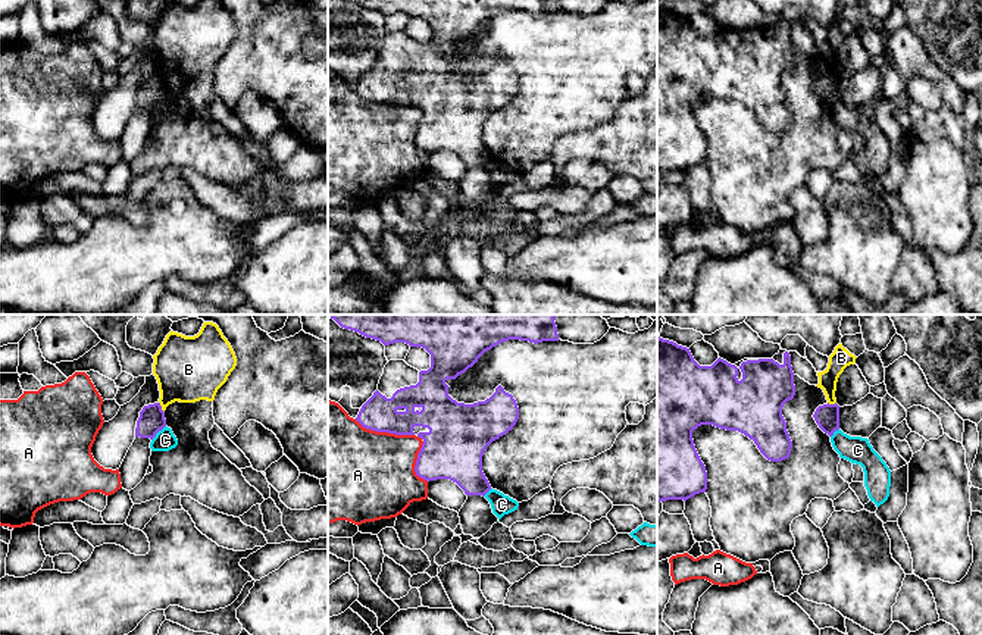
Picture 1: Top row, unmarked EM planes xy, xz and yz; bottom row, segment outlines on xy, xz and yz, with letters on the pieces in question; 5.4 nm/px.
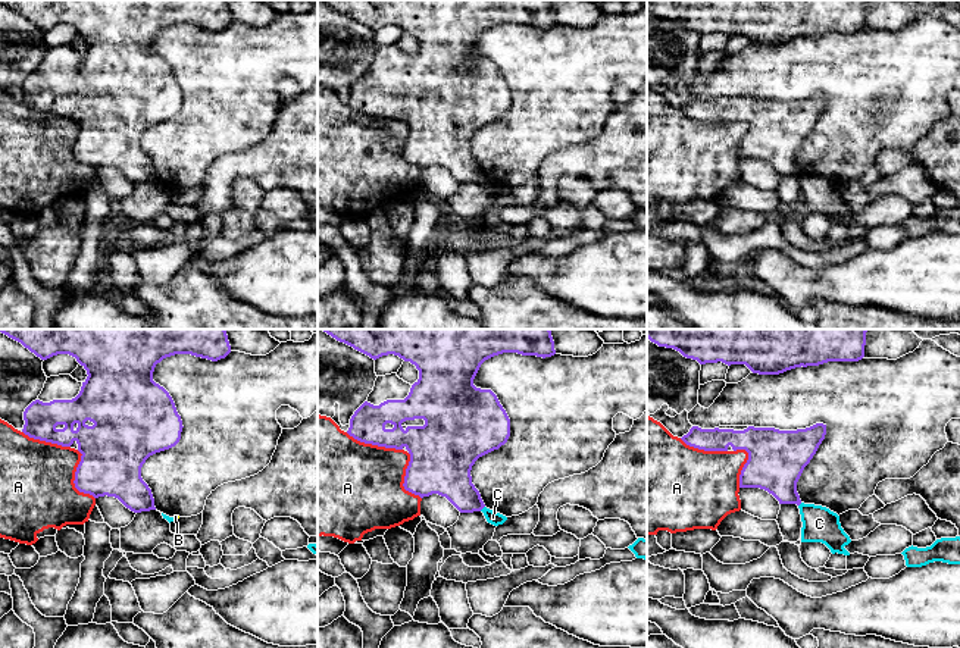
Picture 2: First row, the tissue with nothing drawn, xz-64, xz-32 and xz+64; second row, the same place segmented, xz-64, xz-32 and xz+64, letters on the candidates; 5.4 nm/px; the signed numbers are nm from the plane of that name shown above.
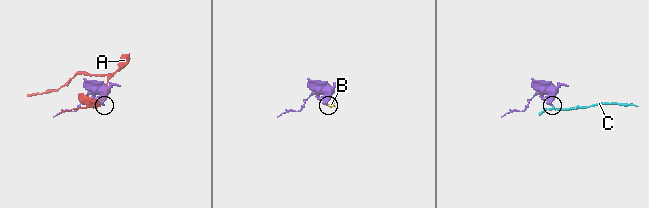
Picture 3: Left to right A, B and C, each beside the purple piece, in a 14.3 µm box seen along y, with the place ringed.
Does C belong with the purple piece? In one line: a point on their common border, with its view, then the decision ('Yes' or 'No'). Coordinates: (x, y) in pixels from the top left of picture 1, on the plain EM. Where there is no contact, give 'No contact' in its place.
Touches purple at xy (158, 102). No

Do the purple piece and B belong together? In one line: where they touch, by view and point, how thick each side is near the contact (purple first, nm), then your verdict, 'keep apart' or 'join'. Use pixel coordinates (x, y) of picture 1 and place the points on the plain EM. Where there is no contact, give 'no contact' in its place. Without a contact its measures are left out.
xy (160, 78) | 140/340 nm | keep apart

